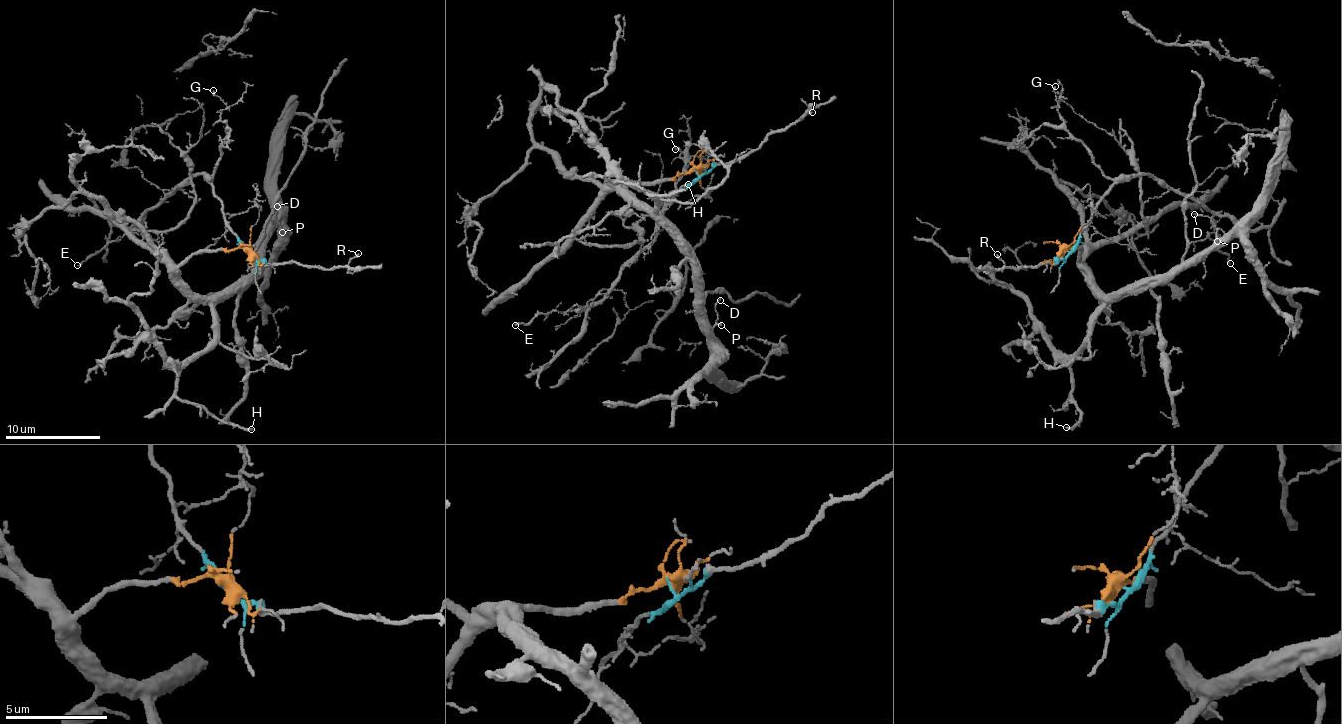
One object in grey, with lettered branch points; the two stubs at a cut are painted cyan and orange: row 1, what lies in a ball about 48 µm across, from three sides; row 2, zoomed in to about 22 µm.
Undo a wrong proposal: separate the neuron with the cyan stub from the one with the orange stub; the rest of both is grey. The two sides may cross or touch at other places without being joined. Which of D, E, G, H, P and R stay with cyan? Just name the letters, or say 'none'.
E, G, R

